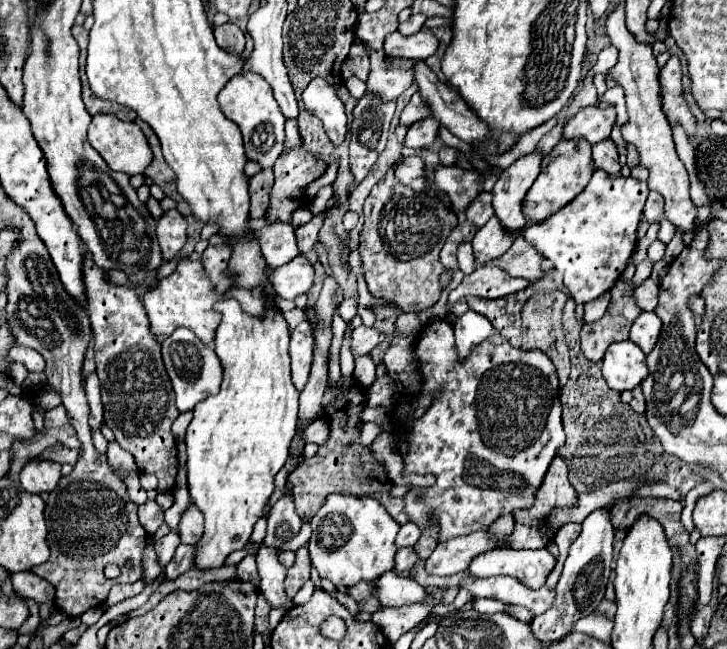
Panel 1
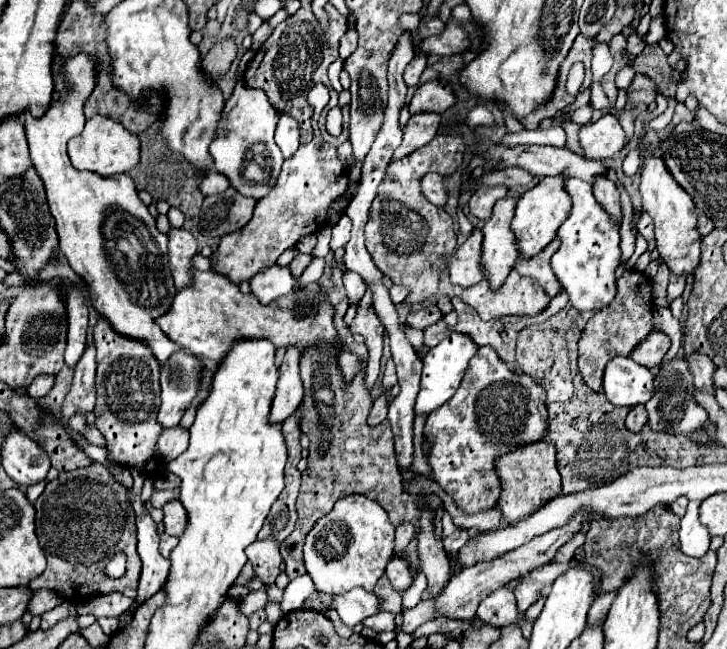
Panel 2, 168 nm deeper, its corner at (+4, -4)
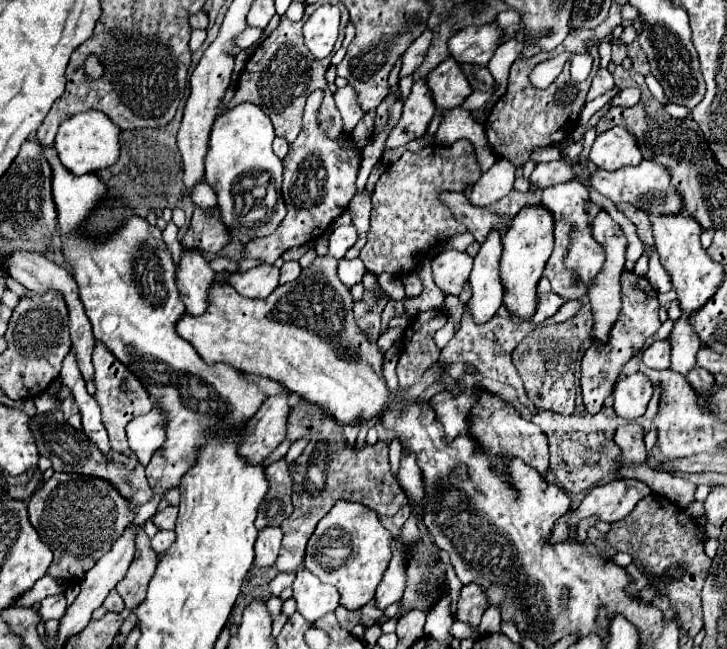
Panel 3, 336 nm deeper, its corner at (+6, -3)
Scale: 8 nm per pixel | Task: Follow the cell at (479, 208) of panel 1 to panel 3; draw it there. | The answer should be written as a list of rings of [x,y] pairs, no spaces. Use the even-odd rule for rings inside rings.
[[[497,160],[473,186],[471,202],[475,206],[491,206],[513,190],[515,166],[509,160]]]

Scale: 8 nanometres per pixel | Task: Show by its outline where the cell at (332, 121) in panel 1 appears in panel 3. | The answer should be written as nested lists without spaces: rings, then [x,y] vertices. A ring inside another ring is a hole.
[[[315,90],[307,98],[303,112],[303,128],[283,160],[283,198],[287,206],[287,218],[271,236],[249,242],[245,246],[247,258],[261,258],[267,264],[275,264],[275,260],[285,250],[317,240],[331,226],[331,222],[347,210],[349,200],[357,192],[355,180],[361,168],[361,152],[355,146],[353,138],[345,134],[341,134],[339,138],[329,138],[319,128],[317,116],[321,100],[321,90]]]

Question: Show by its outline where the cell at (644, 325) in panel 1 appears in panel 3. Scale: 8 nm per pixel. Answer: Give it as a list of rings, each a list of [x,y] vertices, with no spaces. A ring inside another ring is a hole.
[[[657,340],[643,352],[643,362],[645,362],[645,366],[649,366],[653,370],[667,370],[671,366],[669,356],[671,356],[669,342]]]

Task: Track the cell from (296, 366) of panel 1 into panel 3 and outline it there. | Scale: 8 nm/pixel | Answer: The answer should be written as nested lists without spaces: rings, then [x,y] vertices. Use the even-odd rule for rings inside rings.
[[[285,390],[285,394],[267,398],[253,420],[249,420],[237,450],[249,464],[263,462],[285,440],[289,418],[287,394],[289,392]]]

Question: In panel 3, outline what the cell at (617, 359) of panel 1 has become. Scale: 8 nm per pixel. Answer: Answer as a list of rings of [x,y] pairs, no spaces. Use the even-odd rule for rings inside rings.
[[[631,374],[615,384],[613,410],[617,416],[633,422],[645,414],[647,404],[653,396],[653,386],[643,374]]]

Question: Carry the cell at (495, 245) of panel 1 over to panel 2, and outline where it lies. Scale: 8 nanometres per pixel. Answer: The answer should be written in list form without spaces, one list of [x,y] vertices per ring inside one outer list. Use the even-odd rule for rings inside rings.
[[[475,229],[449,261],[449,277],[453,285],[471,287],[483,279],[483,271],[479,269],[481,247],[483,247],[483,233],[481,229]]]

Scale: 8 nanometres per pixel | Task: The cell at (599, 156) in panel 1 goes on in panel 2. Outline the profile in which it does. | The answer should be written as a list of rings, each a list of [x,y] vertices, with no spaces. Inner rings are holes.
[[[599,177],[599,181],[595,181],[595,185],[593,185],[593,193],[595,193],[597,201],[607,209],[607,213],[609,213],[615,221],[621,221],[619,191],[617,191],[615,183],[613,183],[609,177]]]

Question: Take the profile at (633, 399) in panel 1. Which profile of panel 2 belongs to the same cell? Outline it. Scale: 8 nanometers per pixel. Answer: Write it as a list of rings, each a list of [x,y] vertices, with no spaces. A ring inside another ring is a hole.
[[[633,405],[631,409],[629,409],[629,415],[627,415],[627,429],[629,431],[639,431],[645,423],[647,423],[647,411],[645,411],[645,407],[643,405]]]

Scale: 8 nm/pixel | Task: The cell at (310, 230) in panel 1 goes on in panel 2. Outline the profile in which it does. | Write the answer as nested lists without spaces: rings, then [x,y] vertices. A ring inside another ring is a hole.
[[[297,253],[295,255],[295,259],[291,261],[291,265],[289,265],[289,269],[291,269],[291,273],[295,275],[295,277],[299,277],[301,273],[303,273],[303,269],[309,265],[313,261],[313,255],[305,255],[305,253]]]

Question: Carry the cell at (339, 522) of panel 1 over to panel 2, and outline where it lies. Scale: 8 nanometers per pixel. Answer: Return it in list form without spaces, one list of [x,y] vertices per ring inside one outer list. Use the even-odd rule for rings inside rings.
[[[349,495],[335,503],[333,511],[323,515],[305,543],[305,567],[317,591],[347,593],[353,587],[373,591],[377,579],[385,573],[385,565],[393,557],[395,527],[383,507],[365,495]]]

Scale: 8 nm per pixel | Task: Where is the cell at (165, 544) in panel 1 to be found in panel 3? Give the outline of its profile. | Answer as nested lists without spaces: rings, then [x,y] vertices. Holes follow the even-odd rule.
[[[159,530],[157,534],[155,534],[155,538],[151,540],[151,544],[153,544],[153,550],[157,552],[157,554],[161,554],[161,552],[165,552],[171,544],[175,542],[175,532],[171,530],[171,532],[165,532],[165,530]]]

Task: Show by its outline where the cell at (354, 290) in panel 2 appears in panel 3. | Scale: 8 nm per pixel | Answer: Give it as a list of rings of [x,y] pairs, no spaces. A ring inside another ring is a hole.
[[[355,258],[355,260],[339,260],[339,278],[345,284],[349,284],[349,288],[355,286],[357,282],[361,282],[365,272],[367,272],[365,264],[359,258]]]

